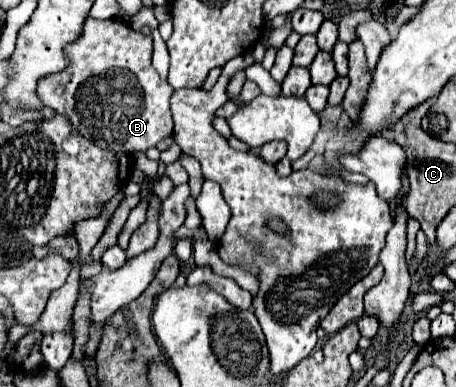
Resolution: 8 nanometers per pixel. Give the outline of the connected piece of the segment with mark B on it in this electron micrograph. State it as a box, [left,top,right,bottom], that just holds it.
[37,17,175,153]

